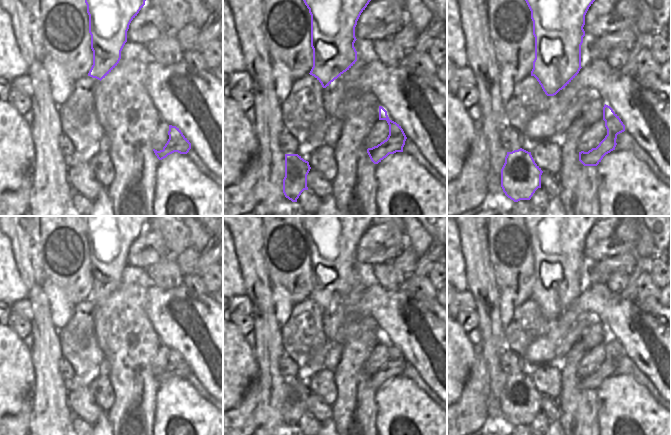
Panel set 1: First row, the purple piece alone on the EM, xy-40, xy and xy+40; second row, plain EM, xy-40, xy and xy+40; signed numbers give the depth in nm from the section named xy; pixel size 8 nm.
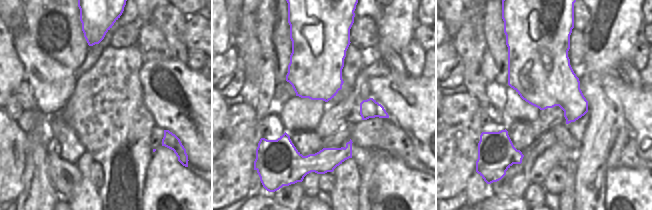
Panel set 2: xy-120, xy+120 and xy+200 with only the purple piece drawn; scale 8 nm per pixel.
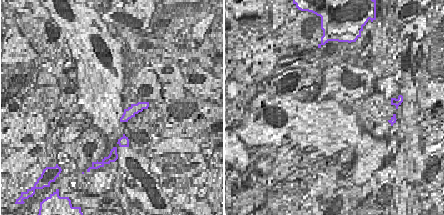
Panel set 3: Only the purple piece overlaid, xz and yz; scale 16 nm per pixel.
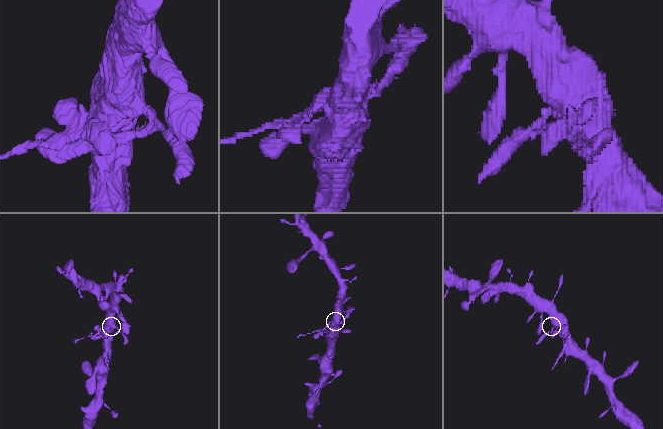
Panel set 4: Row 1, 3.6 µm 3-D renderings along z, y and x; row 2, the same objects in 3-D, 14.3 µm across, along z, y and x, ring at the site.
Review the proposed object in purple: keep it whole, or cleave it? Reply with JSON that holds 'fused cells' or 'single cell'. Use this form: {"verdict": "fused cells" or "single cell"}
{"verdict": "fused cells"}

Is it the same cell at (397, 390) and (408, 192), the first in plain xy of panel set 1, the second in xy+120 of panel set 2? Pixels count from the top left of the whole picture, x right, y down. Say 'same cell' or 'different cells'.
same cell

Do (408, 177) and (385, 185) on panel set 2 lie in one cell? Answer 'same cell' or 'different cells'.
same cell

